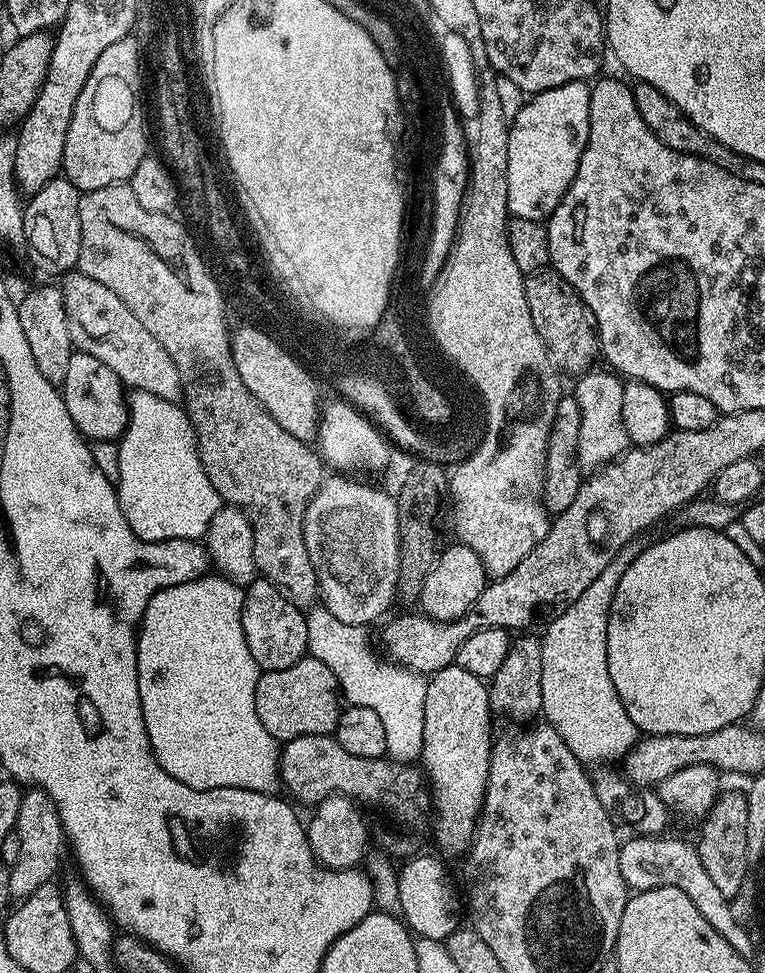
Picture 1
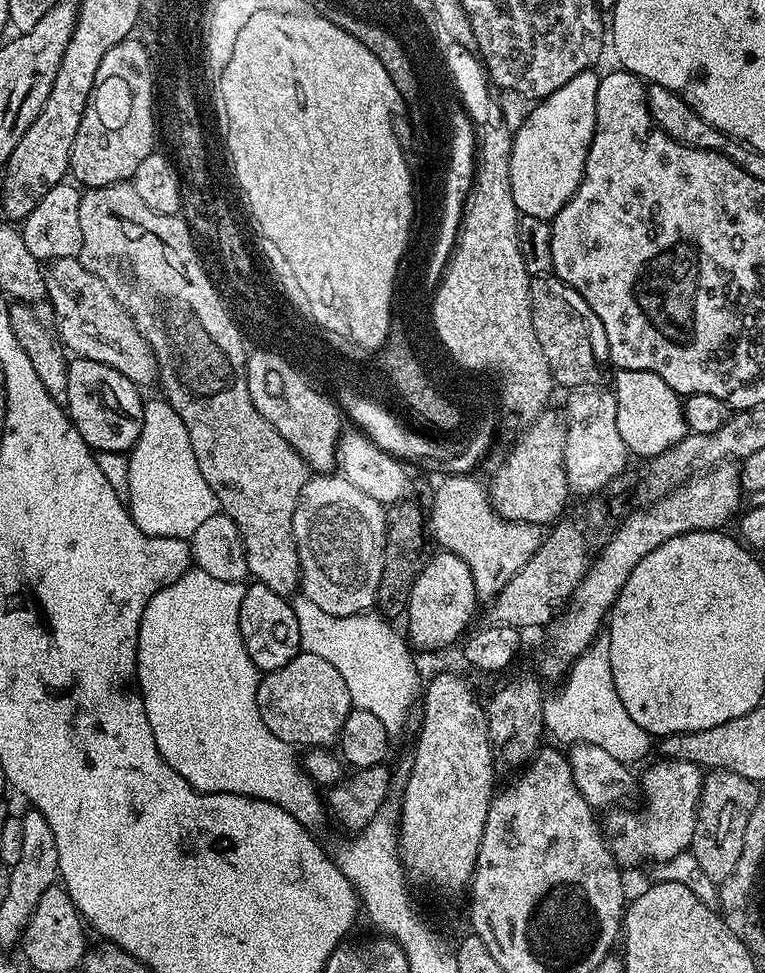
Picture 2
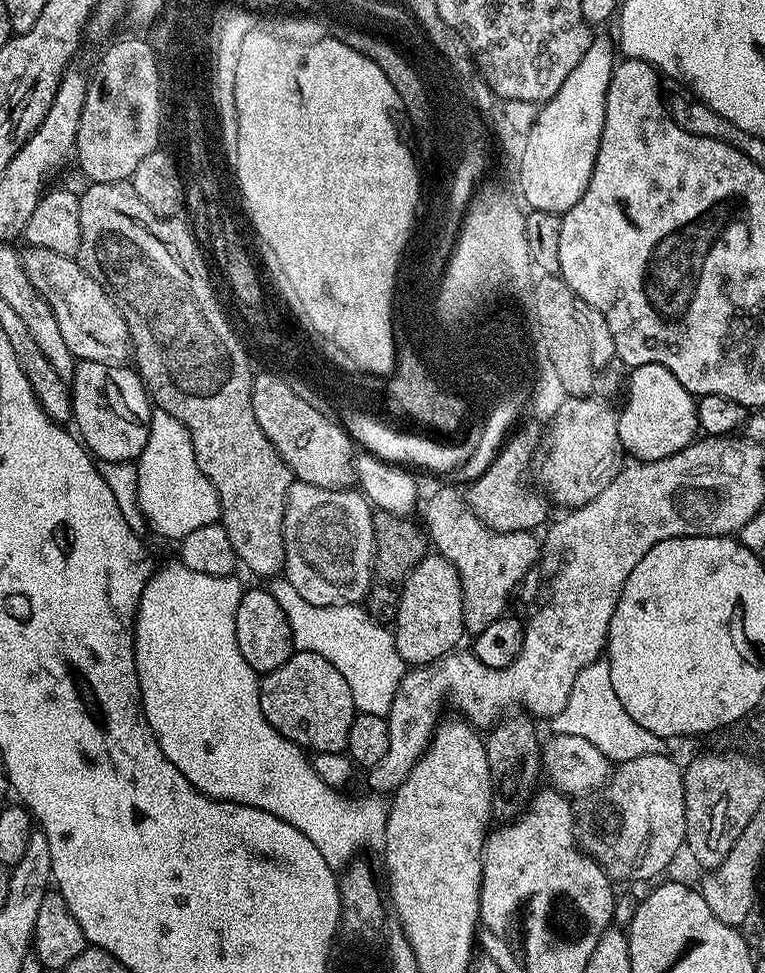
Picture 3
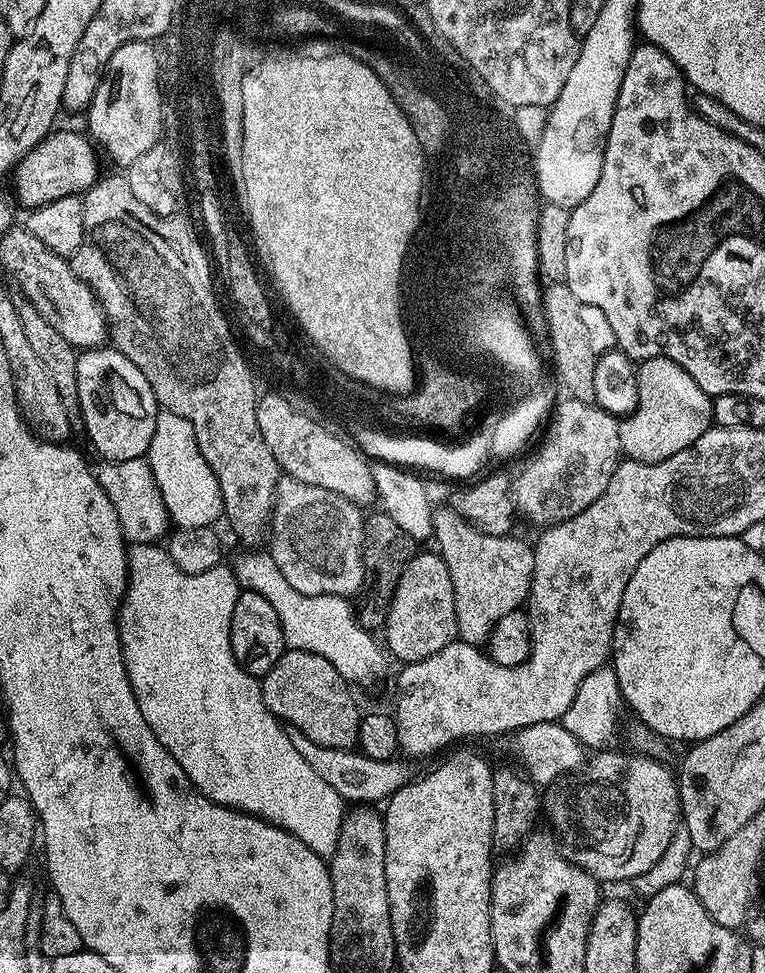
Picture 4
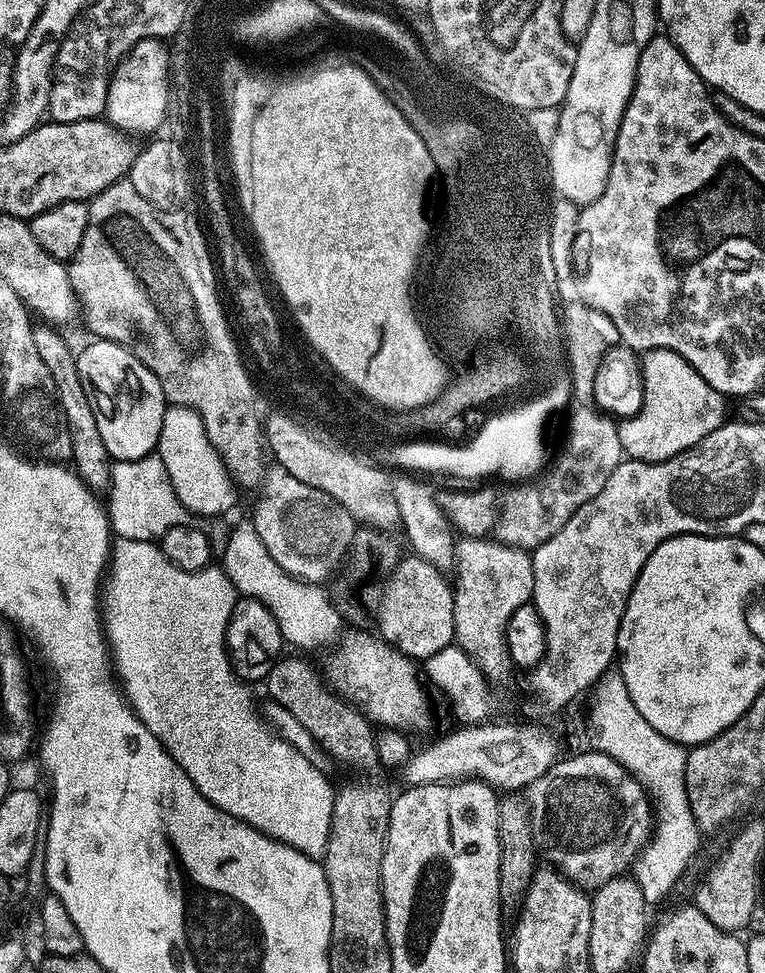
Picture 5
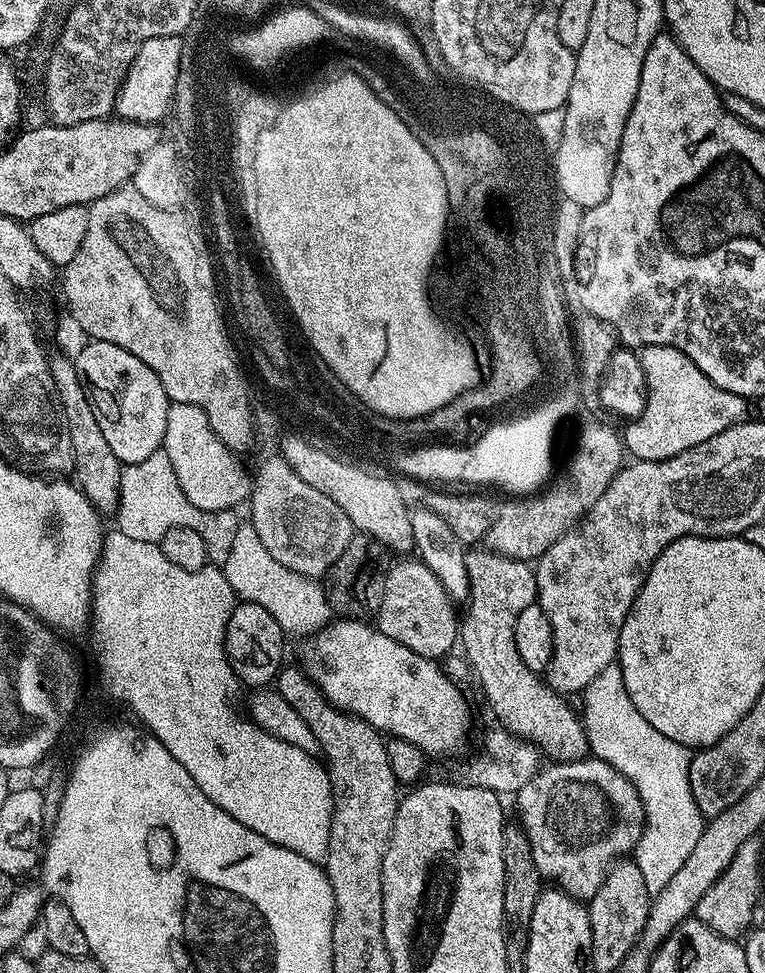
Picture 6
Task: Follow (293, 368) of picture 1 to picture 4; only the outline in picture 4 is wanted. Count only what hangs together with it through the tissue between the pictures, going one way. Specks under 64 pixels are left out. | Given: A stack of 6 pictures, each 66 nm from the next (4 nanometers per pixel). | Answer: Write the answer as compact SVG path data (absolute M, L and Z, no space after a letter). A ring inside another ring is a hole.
M270 390L259 397L256 402L258 414L258 430L262 430L262 438L266 438L266 446L270 446L270 454L280 463L287 475L298 478L298 482L306 482L310 486L322 486L322 490L330 490L342 498L361 506L377 499L376 483L372 477L372 464L359 448L348 440L330 434L318 422L306 418L306 414L297 412L292 407L287 395Z

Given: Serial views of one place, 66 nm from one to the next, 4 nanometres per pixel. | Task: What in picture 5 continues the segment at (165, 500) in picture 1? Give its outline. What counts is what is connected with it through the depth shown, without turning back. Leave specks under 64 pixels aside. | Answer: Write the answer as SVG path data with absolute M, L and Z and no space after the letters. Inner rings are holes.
M165 407L162 432L160 441L156 444L156 452L162 466L166 468L174 494L184 507L185 513L201 512L204 516L216 516L235 502L237 489L225 471L220 456L208 443L202 420L197 412L189 408Z

